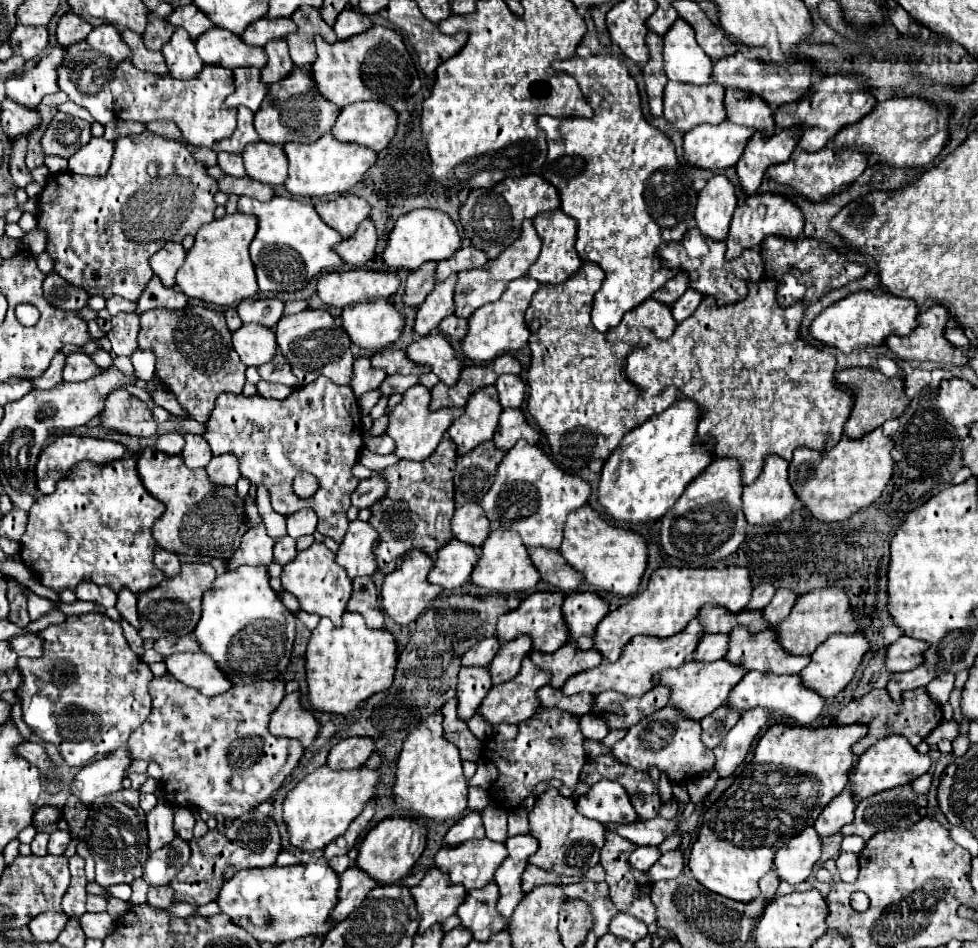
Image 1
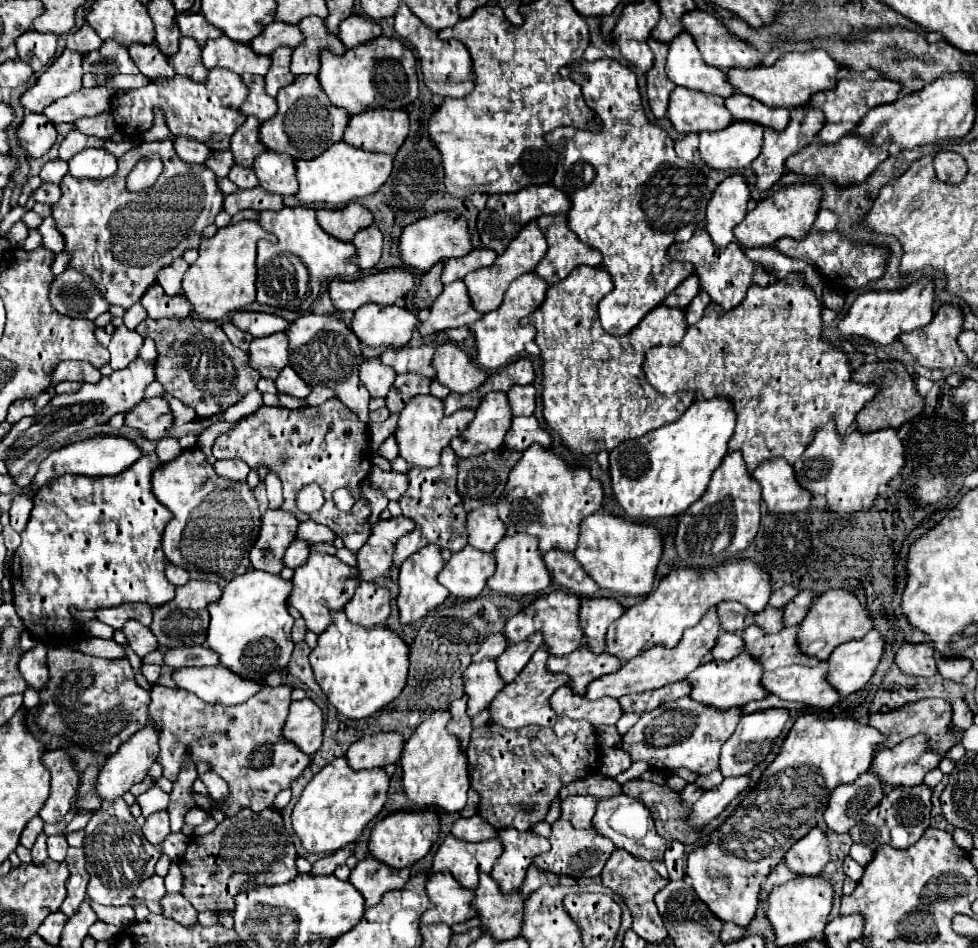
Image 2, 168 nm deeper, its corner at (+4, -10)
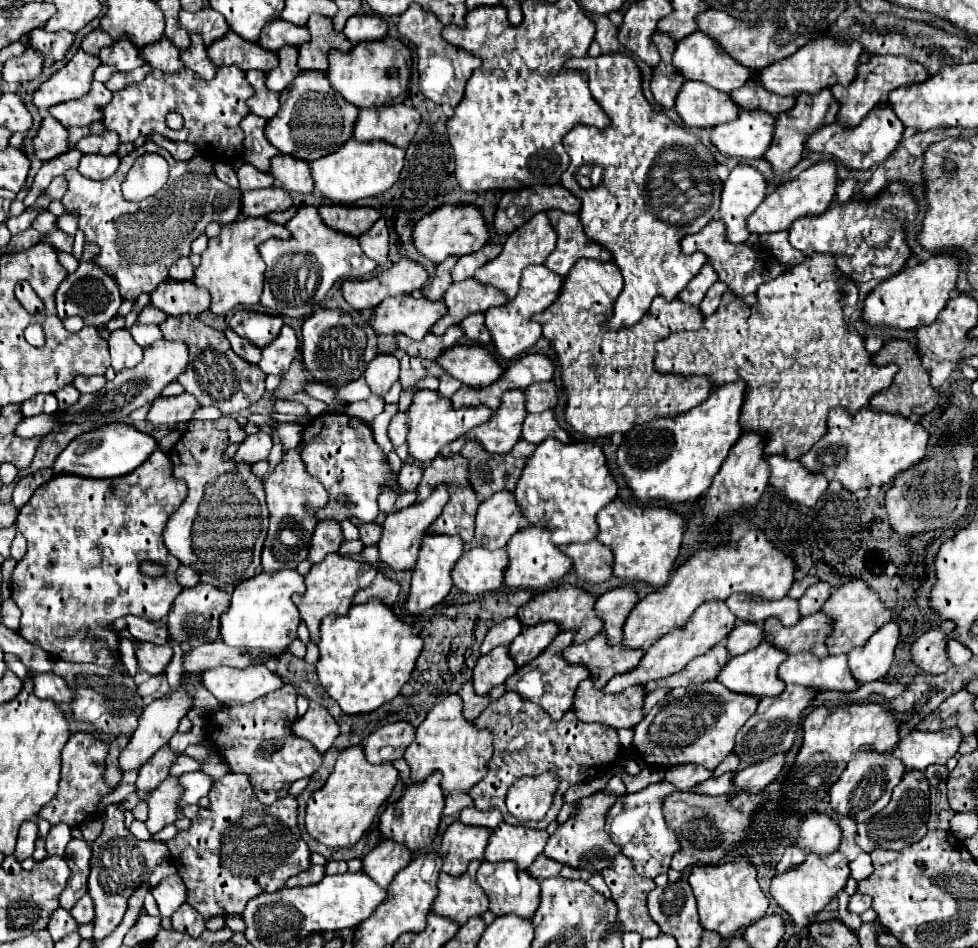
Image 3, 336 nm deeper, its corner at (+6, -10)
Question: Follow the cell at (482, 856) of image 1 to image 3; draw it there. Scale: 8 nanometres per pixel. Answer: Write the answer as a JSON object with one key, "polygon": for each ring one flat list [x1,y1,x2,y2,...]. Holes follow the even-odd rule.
{"polygon":[[460,821,452,823,440,845,440,859,442,859,442,871,454,877,460,877,466,873,472,859,484,861,484,849,488,845,490,831,484,827,468,827]]}

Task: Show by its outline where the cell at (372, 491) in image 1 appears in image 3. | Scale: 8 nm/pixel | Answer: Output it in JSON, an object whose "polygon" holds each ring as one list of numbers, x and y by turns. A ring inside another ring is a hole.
{"polygon":[[404,463,402,471,398,473,398,491,402,491,402,493,414,491,416,485,420,483,420,475,422,475,422,467,416,467,412,463]]}

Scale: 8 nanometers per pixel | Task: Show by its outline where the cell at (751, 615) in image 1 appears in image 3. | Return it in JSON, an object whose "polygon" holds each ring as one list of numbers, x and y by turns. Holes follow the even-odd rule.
{"polygon":[[784,597,784,599,780,599,780,601,770,601,770,603,766,603,766,613,764,613,764,617,760,619,760,621,764,621,766,617,776,617,776,619,780,619,780,623,782,625,792,625,792,623,796,623,798,619,800,619,800,615,798,615,798,611,796,611,796,601,794,599,790,599,790,597]]}

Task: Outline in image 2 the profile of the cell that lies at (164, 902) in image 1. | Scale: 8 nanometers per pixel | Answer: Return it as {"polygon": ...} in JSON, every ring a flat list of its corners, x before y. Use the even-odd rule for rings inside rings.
{"polygon":[[168,893,162,899,162,907,164,907,164,917,174,919,184,927,192,927,198,923,198,911,180,893]]}

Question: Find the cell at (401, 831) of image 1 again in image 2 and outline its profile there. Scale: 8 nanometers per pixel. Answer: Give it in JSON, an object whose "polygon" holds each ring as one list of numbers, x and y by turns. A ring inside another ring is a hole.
{"polygon":[[433,806,420,808,418,811,414,811,414,809,394,811,374,825,372,835,370,835,370,845,368,845,370,855,390,867,412,865,430,851,430,847,438,839,438,832,438,810]]}

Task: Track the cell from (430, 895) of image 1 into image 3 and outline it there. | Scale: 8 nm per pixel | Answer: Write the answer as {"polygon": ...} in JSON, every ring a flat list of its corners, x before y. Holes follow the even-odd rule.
{"polygon":[[470,863,468,871,456,879,448,873,440,873,438,897,432,905,432,913,464,925,470,917,482,915,488,909,488,897,476,885,476,871,480,863]]}

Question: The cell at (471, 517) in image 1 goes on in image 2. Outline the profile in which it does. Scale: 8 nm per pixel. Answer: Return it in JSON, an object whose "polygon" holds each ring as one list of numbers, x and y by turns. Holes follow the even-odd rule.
{"polygon":[[482,505,468,513,468,543,472,547,490,553,504,535,506,527,498,519,496,505]]}

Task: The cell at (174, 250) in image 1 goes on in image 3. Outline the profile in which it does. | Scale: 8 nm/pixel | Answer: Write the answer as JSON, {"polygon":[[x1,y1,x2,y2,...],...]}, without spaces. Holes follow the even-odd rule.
{"polygon":[[188,257,178,259,172,267,170,267,170,279,172,281,190,281,194,275,194,267,188,261]]}

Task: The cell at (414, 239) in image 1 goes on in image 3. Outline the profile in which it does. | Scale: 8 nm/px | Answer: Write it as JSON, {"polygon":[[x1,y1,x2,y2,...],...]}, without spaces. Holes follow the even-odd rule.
{"polygon":[[444,205,444,207,438,207,436,211,424,215,424,219,420,219,420,223,416,223,416,227,412,229,412,239,414,239,414,247,418,249,418,253,424,255,426,259,430,259,434,265,438,265,440,261,444,261,450,255,460,257,460,255,468,255,468,253,482,249,484,243,488,241,488,229,486,229,484,217,478,207]]}

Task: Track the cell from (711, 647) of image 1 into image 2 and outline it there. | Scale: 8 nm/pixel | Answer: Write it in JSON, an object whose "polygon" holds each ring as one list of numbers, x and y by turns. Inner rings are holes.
{"polygon":[[724,631,718,637,718,645,712,649,712,655,716,661,730,661,740,653,742,653,742,635,728,633,728,631]]}

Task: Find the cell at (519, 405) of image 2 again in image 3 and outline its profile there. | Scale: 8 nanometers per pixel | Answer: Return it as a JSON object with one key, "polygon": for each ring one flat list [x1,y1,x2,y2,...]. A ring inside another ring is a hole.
{"polygon":[[552,381,532,383,530,387,524,389,524,397,528,413,540,413,552,409,556,405,556,385]]}

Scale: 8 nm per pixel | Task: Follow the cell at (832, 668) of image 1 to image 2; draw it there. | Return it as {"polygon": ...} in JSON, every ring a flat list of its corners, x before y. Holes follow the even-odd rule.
{"polygon":[[870,631,864,639,834,649,834,655,828,659,828,681,842,697,856,693,870,681,884,655,884,645,886,639,878,631]]}

